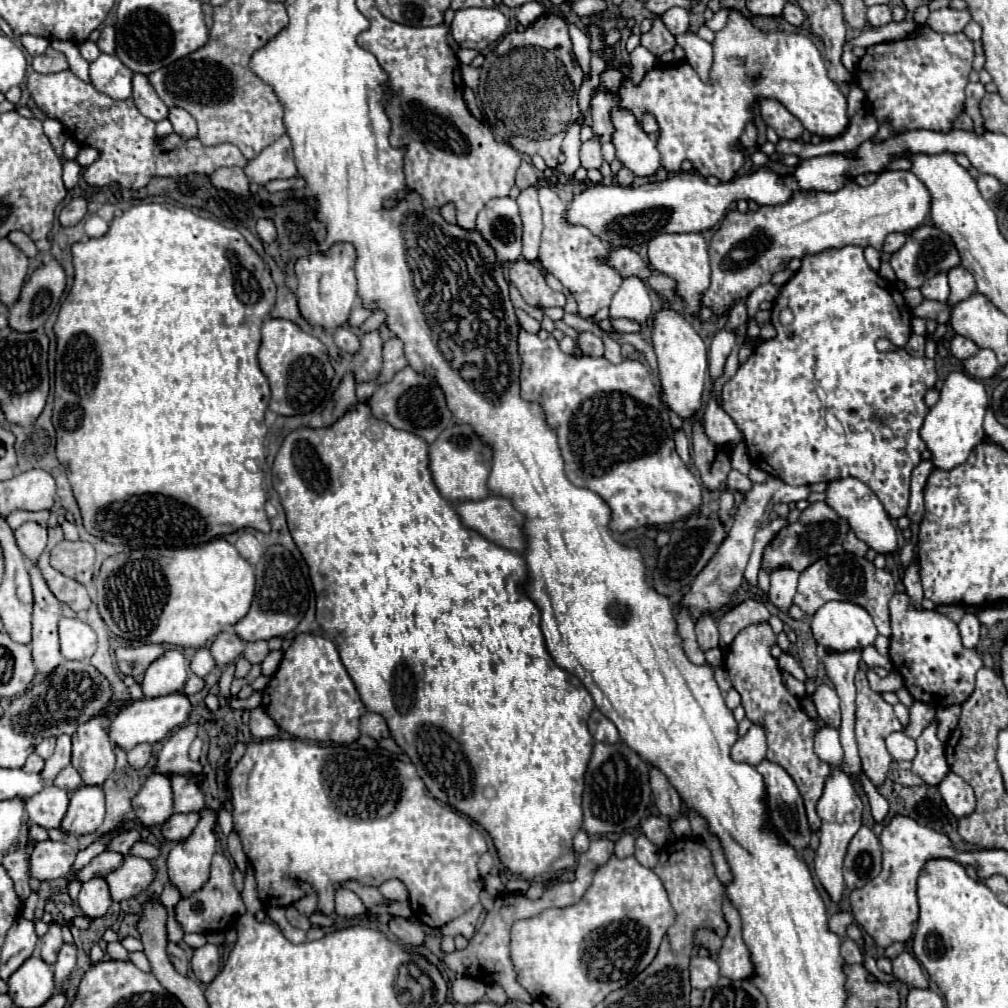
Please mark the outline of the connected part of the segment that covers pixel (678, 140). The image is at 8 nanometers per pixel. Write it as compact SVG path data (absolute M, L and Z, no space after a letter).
M731 8L727 16L727 24L723 30L715 32L713 46L713 66L709 70L709 80L703 82L697 72L685 64L671 64L671 66L655 66L651 68L641 86L633 86L631 82L625 82L621 88L621 106L631 110L639 120L643 112L655 114L659 122L659 140L657 148L661 152L661 164L667 172L679 172L683 160L691 160L695 164L695 170L703 176L717 176L719 180L727 182L727 178L735 178L735 174L743 168L747 162L745 148L739 146L741 134L745 132L747 124L755 120L755 104L759 98L773 98L787 106L787 110L799 118L805 130L819 134L821 138L835 138L843 134L847 128L847 100L841 94L839 86L835 86L829 76L825 62L817 50L817 46L799 32L785 32L785 30L771 30L763 32L753 26L753 22L739 14L739 10Z

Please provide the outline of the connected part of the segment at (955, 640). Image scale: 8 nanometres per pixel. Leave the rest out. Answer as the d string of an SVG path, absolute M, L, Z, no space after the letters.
M897 592L891 598L889 608L891 608L891 628L893 628L889 656L893 662L893 670L897 670L903 676L905 688L913 694L915 700L923 700L929 706L943 708L951 704L963 704L975 688L975 672L983 666L983 662L975 650L963 648L957 624L935 610L915 610L905 592Z

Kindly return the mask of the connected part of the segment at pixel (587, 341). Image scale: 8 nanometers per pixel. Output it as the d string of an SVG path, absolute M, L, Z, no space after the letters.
M583 332L579 334L581 340L581 352L583 354L591 354L591 356L603 356L605 348L603 348L603 340L591 332Z

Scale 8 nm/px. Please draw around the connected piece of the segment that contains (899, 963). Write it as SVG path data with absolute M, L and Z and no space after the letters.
M903 952L893 960L893 976L899 982L907 984L909 988L929 988L929 982L921 964L909 952Z

